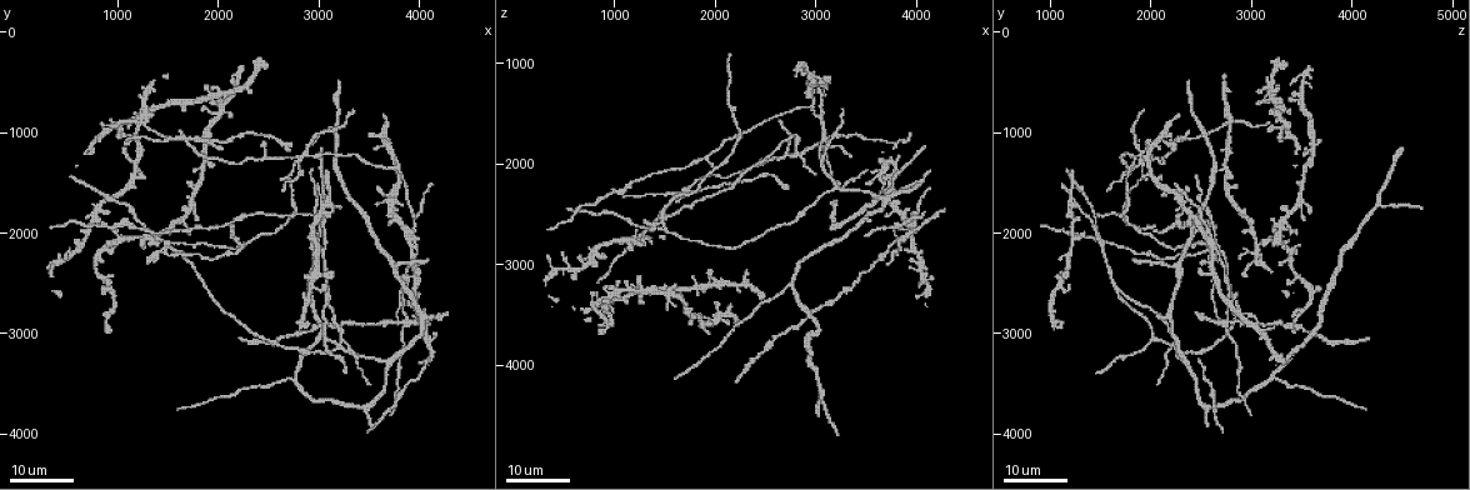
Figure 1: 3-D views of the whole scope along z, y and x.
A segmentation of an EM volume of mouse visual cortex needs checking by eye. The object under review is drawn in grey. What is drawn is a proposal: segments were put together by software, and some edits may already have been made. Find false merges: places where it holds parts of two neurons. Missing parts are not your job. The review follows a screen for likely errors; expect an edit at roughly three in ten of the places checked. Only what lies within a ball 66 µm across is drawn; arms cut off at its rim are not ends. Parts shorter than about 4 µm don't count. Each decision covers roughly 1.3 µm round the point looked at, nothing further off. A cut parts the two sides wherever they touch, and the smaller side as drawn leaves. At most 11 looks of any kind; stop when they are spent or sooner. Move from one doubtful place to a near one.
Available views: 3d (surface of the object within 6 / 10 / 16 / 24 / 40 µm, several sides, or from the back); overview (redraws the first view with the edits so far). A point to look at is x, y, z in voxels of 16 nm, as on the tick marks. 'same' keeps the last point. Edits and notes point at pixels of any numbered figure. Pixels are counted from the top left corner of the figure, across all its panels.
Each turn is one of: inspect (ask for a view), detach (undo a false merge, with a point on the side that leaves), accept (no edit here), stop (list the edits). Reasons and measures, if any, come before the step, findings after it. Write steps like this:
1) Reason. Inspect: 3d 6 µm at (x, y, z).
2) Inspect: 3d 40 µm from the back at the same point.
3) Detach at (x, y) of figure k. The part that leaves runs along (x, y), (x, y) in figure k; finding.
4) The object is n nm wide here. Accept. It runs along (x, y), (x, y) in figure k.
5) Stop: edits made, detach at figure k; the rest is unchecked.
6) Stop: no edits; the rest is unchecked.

Three-way junction. Inspect: 3d 24 µm at (2960, 1840, 1460).

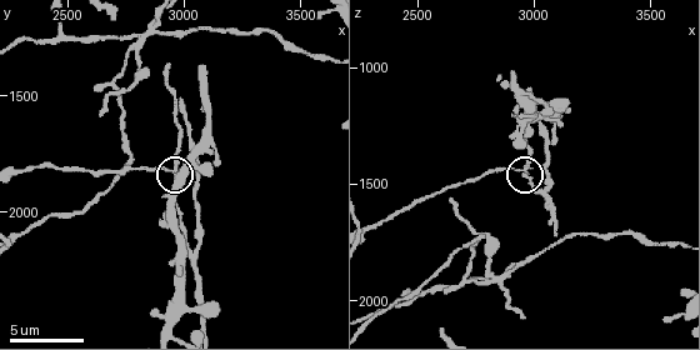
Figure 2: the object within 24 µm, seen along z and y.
Inspect: 3d 6 µm at (2950, 1820, 1430).

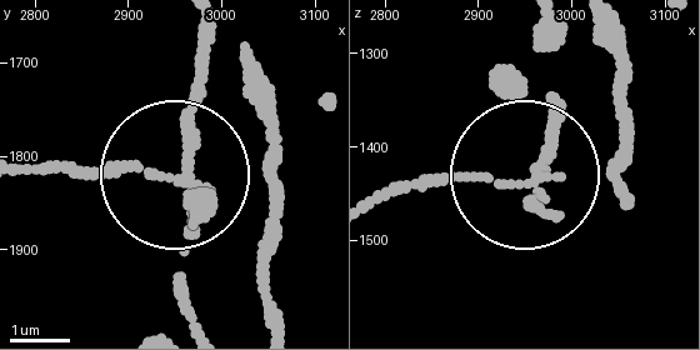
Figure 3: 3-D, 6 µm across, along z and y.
The object is 130 nm wide here. Detach at (94, 169) of figure 3. The part that leaves runs along (175, 180), (31, 165) in figure 3; a second neuron is stuck on.

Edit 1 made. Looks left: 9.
Inspect: 3d 10 µm at (3040, 2180, 1520).

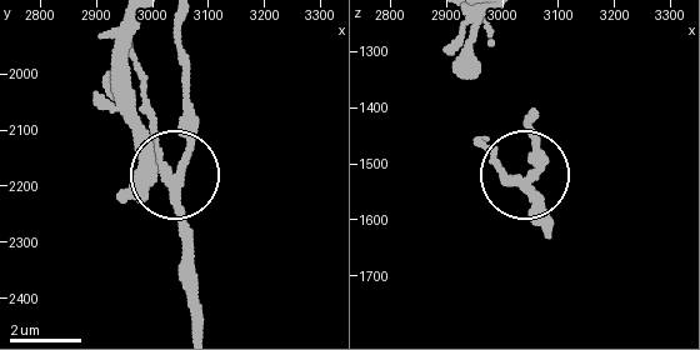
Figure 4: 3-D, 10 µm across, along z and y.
The object is 220 nm wide here. Accept. One neuron here.

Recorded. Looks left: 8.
Inspect: 3d 24 µm at (3780, 2320, 2220).

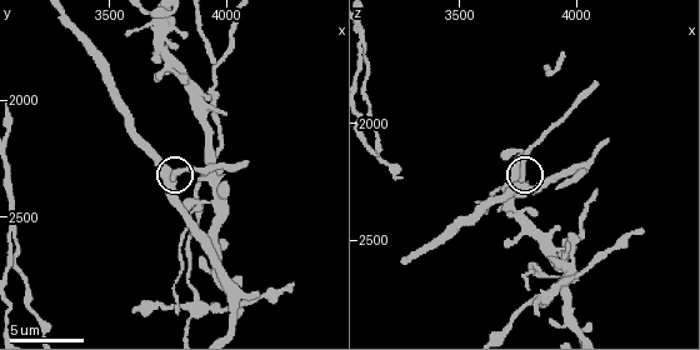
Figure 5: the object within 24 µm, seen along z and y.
Inspect: 3d 10 µm at the same point.

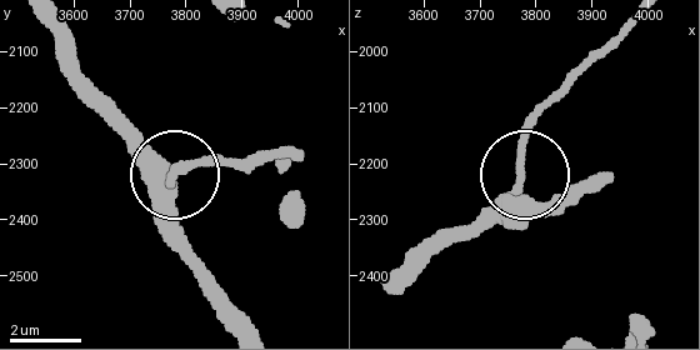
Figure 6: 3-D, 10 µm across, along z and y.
Accept. Continuous, no second neuron.

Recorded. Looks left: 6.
Small branch off a trunk. Inspect: 3d 24 µm at (2780, 3460, 3180).

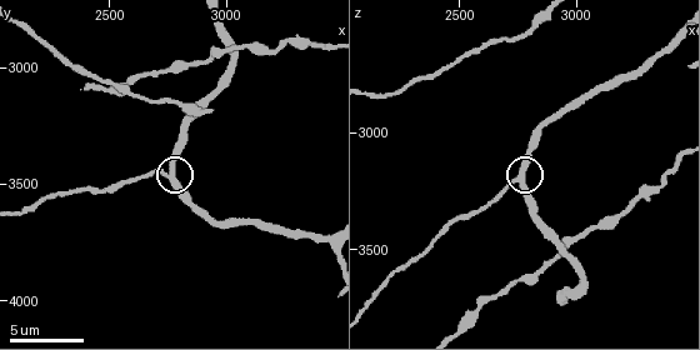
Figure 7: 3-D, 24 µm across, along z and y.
Inspect: 3d 6 µm at (2760, 3440, 3190).

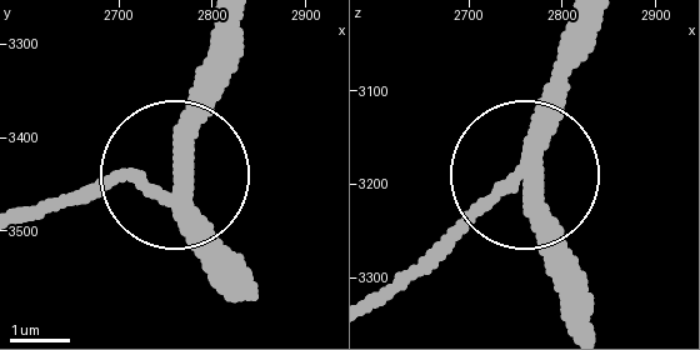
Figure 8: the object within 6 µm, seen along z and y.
3 arms meet here. Accept. All the same neuron.

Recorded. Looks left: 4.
Three arms meet. Inspect: 3d 24 µm at (3860, 2840, 2760).

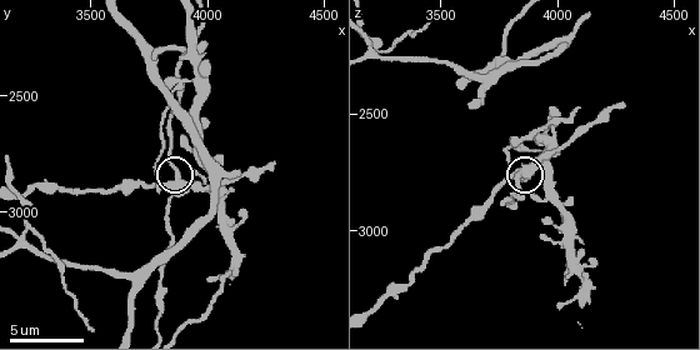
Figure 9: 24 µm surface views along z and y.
Inspect: 3d 10 µm at the same point.

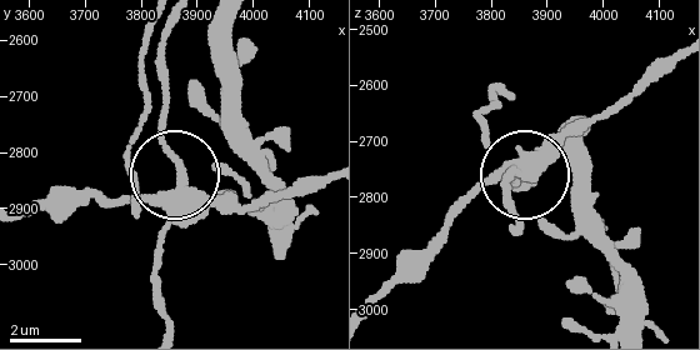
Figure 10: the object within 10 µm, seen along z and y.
Detach at (213, 200) of figure 10. The part that leaves runs along (176, 198), (45, 198), (26, 206) in figure 10; two neurons meet here.

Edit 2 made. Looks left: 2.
Stop: edits made, detach at figure 3, detach at figure 10; the rest is unchecked.

